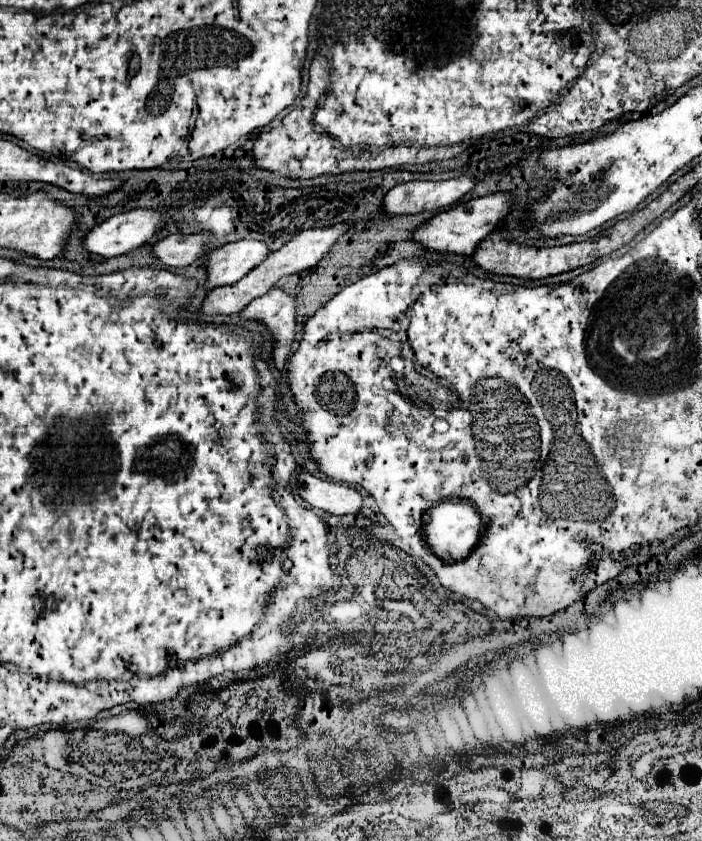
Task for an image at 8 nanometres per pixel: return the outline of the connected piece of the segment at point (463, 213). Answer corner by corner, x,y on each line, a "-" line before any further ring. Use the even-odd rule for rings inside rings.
500,191
500,193
492,193
492,195
484,195
484,197
472,199
468,203
460,203
454,209
442,211
434,219
424,223
424,227
420,227
414,237
420,239
420,243
424,243
426,249
444,251
444,253
472,255
478,249
480,241
486,239
498,227
498,223
510,213
512,197
514,197
512,193

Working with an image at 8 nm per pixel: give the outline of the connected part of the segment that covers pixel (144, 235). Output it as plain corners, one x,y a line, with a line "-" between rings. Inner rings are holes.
132,209
96,225
84,239
84,249
100,257
114,257
146,245
166,227
164,213
156,209

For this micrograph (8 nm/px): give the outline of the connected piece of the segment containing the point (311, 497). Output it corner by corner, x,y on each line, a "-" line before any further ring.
302,473
298,481
300,497
312,507
332,515
356,515
362,511
362,495
350,485
320,479
310,473

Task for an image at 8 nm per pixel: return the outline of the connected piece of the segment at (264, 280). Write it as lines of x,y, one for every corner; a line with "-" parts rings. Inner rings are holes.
336,223
336,225
330,225
330,227
320,227
320,229
306,229
302,233
298,233
294,239
290,239
282,249
270,253
264,263
260,263
256,269
252,269
250,275
246,275
244,279
240,279
240,283
234,283
234,285
228,285
228,287
216,287
208,293
204,305
202,305
202,313
206,315
216,315
216,313
222,313
222,315
234,315
234,313
240,313
248,303
252,303
254,299
266,295
274,283
286,275
294,275
294,273
300,273
300,271
306,271
306,269
312,269
320,263
320,259
324,259
330,249
336,245
336,241
350,229
348,223

